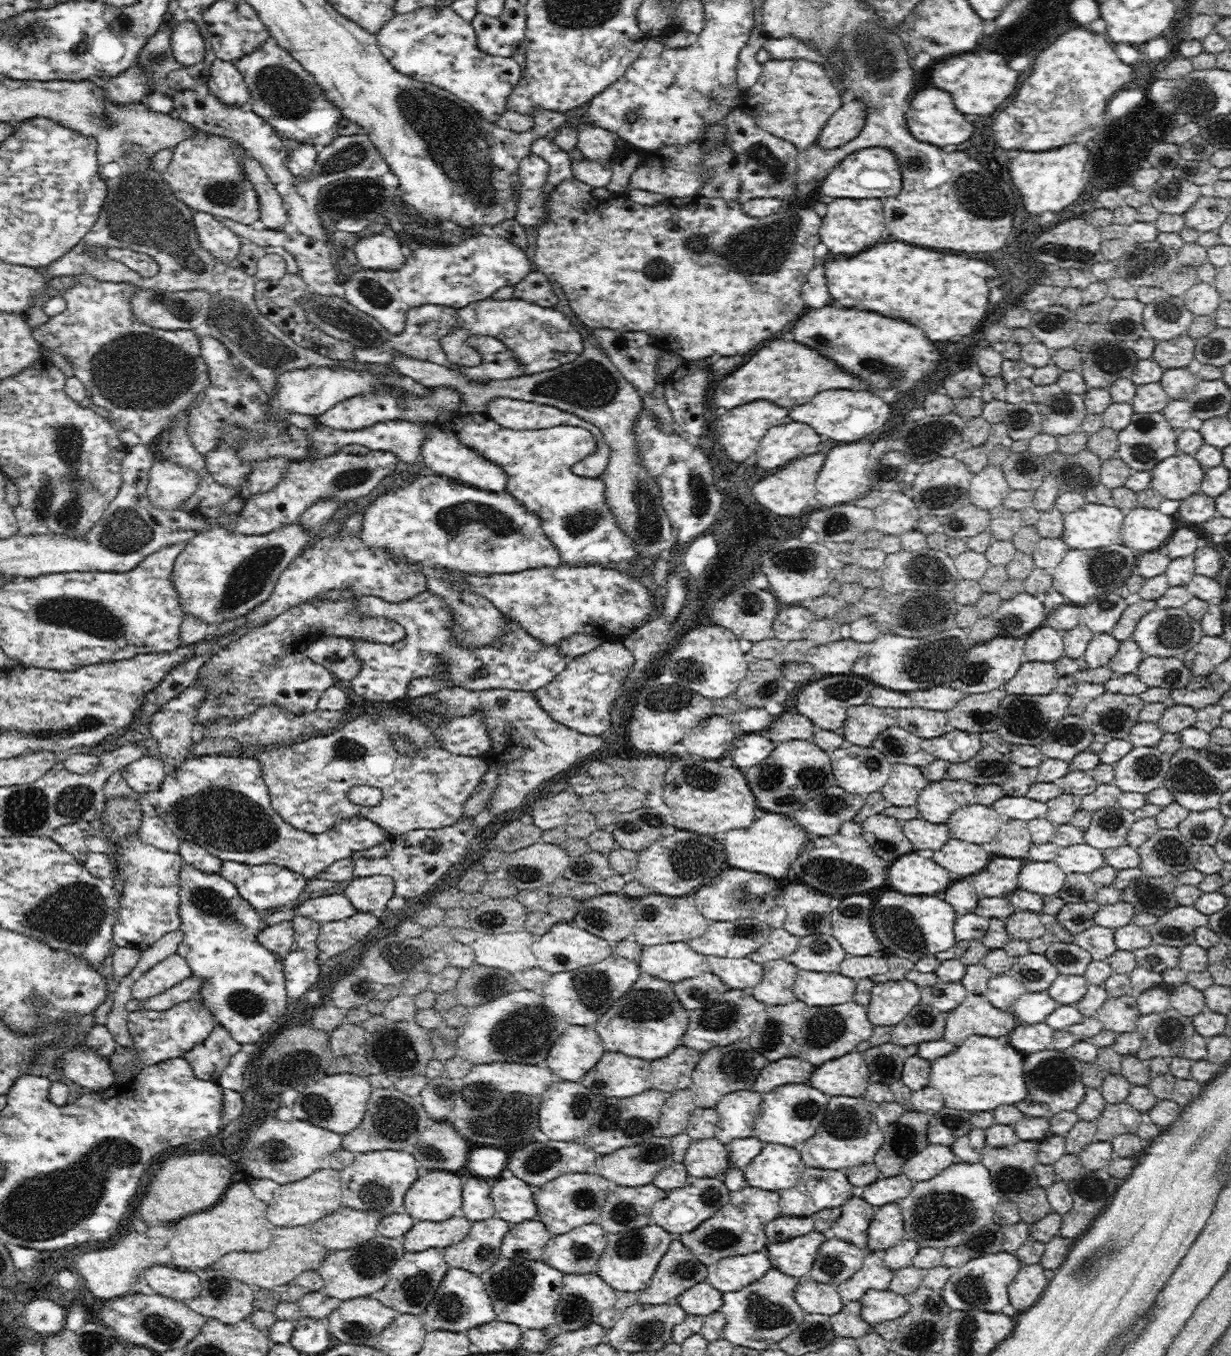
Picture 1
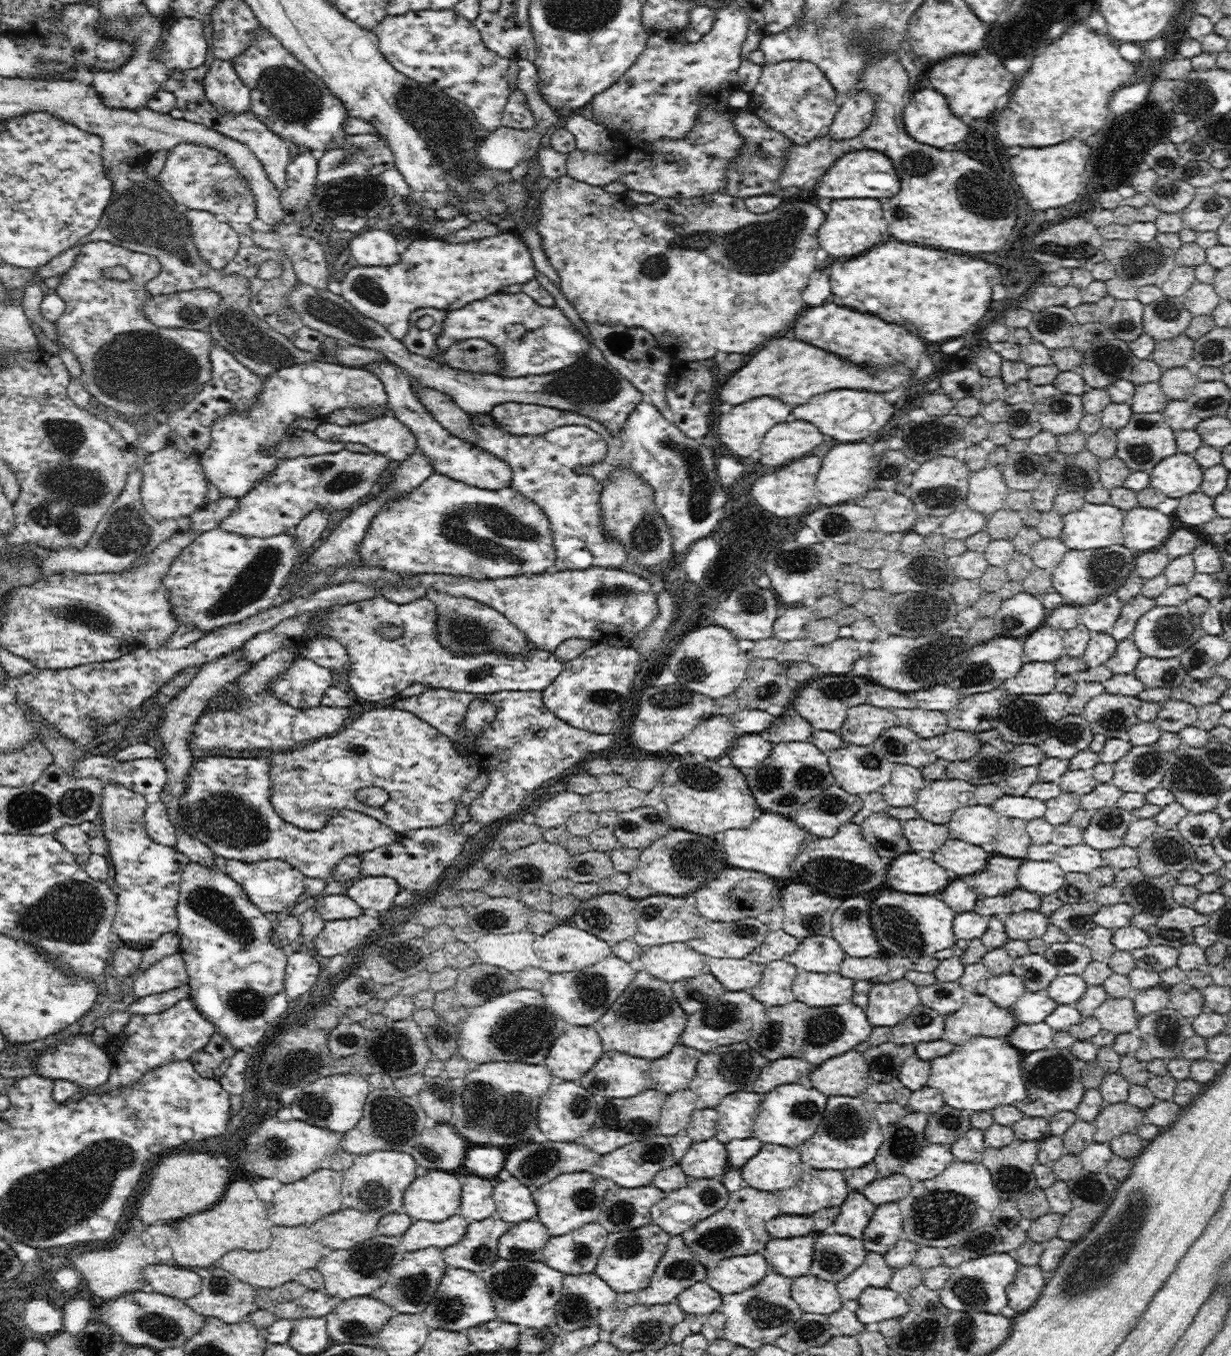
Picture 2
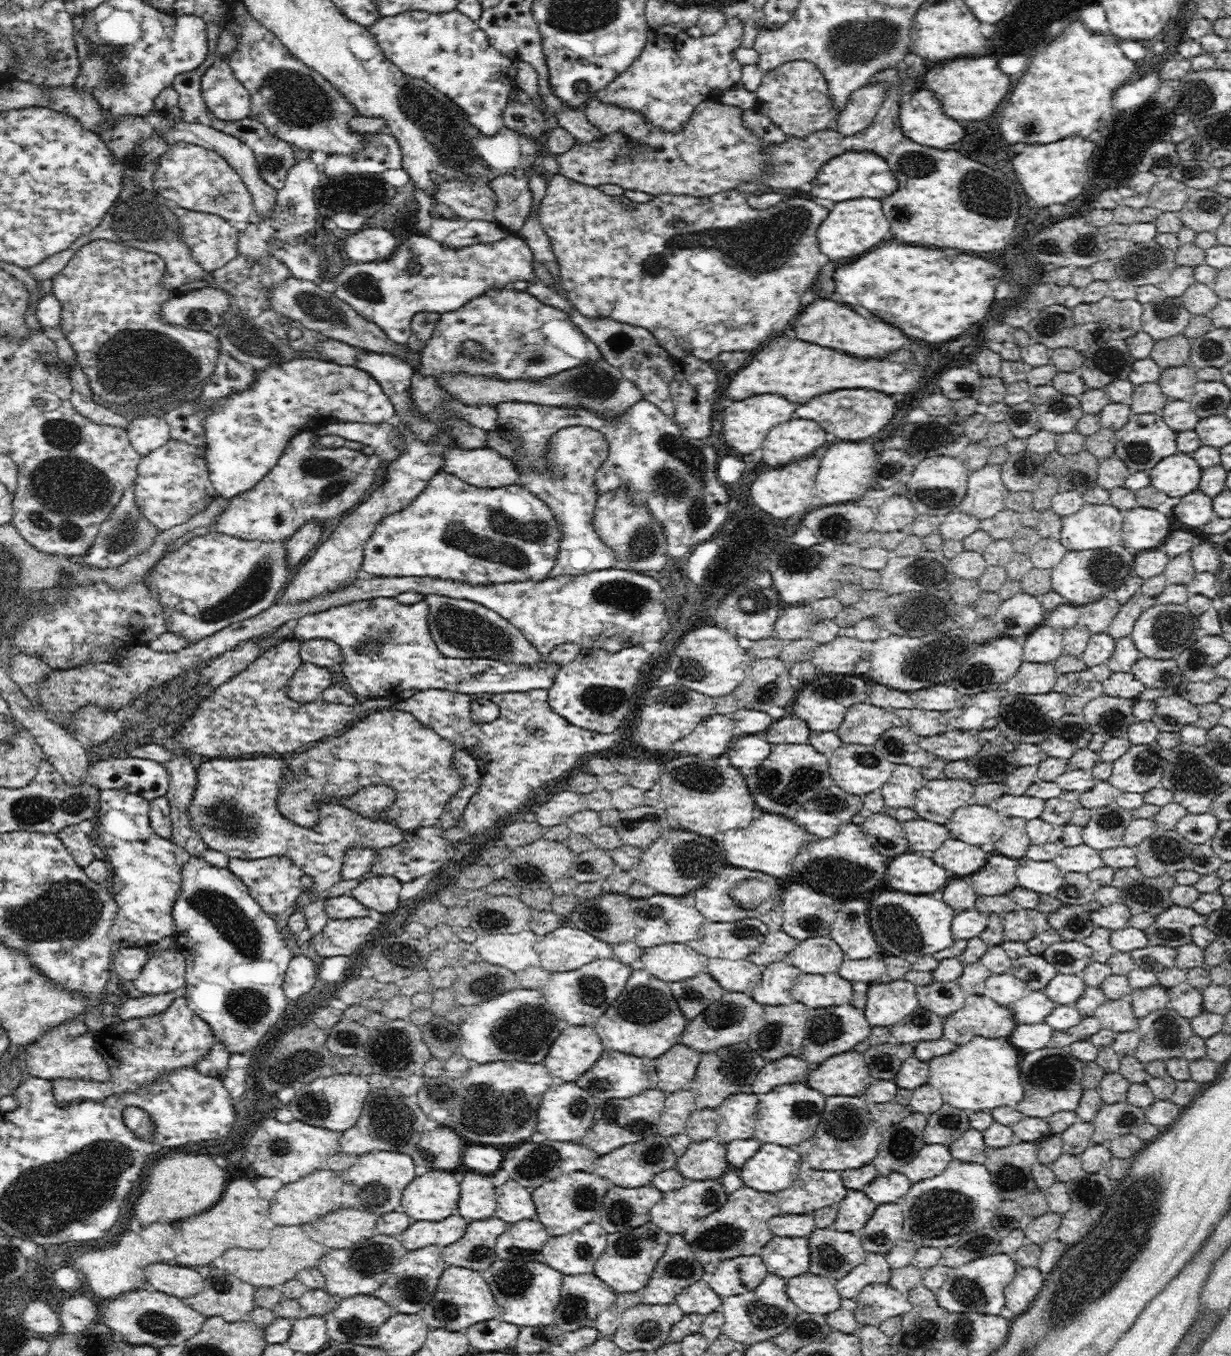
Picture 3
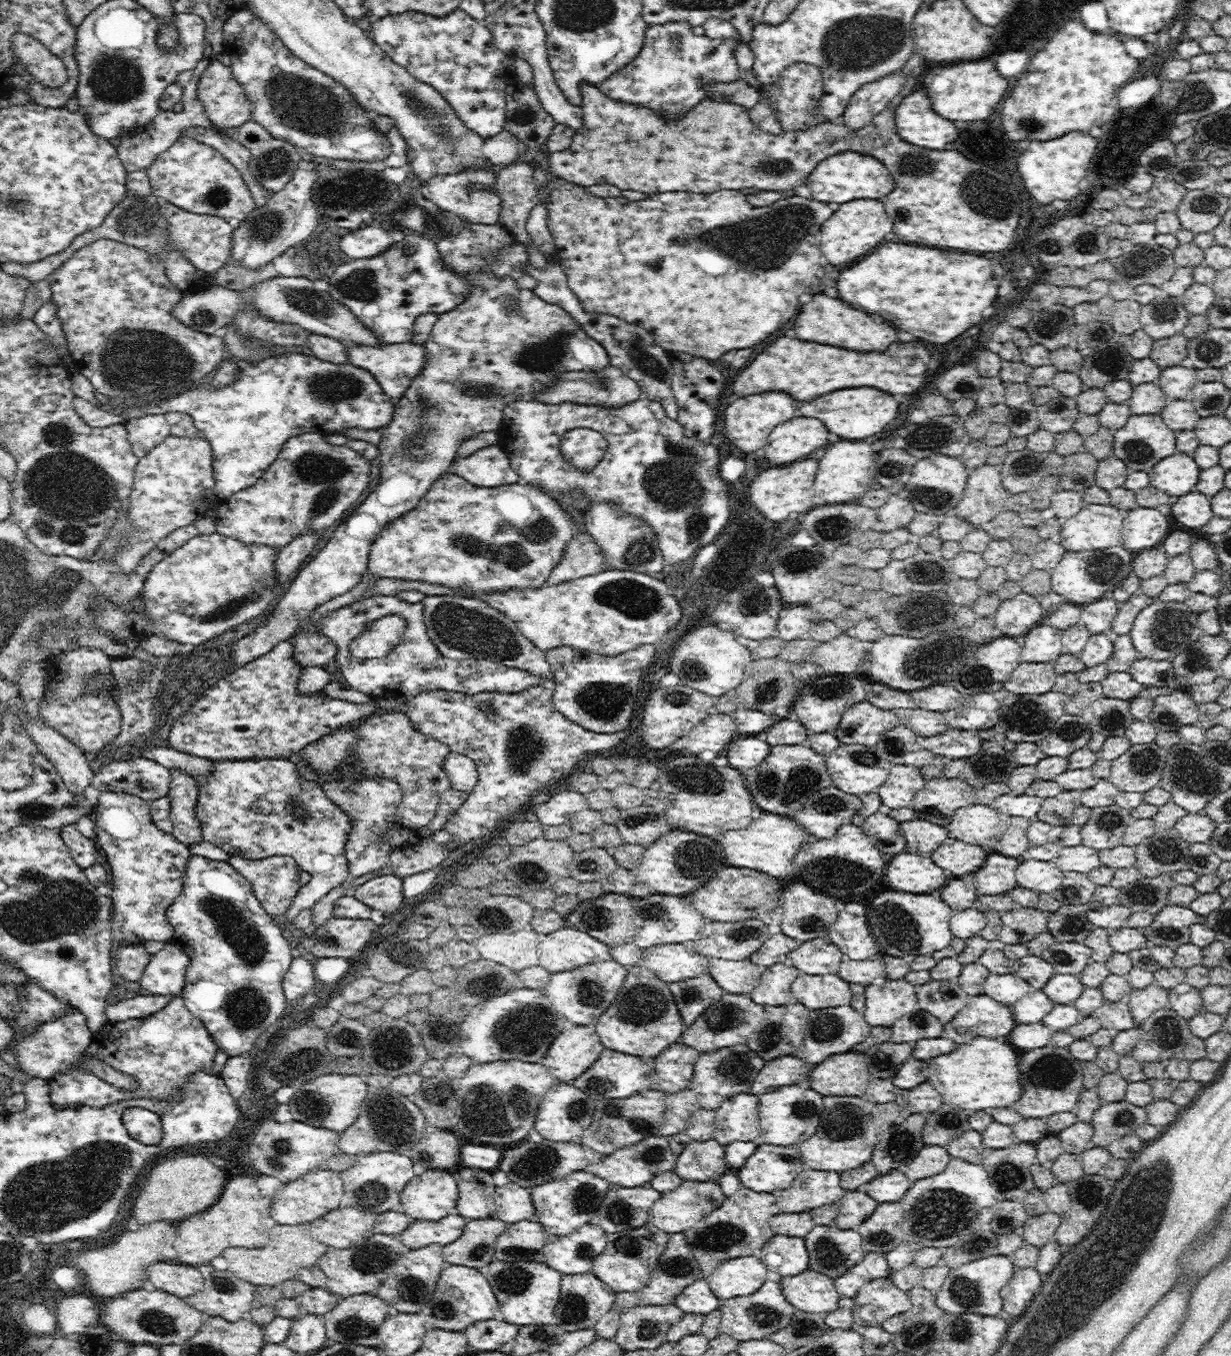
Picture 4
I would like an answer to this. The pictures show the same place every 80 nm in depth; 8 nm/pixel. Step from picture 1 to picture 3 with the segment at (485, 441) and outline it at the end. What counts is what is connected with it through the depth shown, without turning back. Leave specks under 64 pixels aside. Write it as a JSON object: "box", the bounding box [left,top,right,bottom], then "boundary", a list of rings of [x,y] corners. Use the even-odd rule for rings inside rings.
{"box":[486,426,616,576],"boundary":[[[585,426],[560,428],[546,444],[549,461],[542,469],[524,469],[518,466],[520,457],[516,455],[515,442],[504,440],[497,430],[488,431],[486,446],[494,449],[500,456],[509,458],[517,472],[517,485],[526,488],[532,495],[544,501],[553,517],[561,525],[562,540],[560,550],[549,576],[576,576],[590,571],[604,570],[616,566],[616,553],[599,536],[594,529],[594,509],[599,498],[596,489],[596,472],[602,467],[609,454],[606,437],[597,430]]]}

